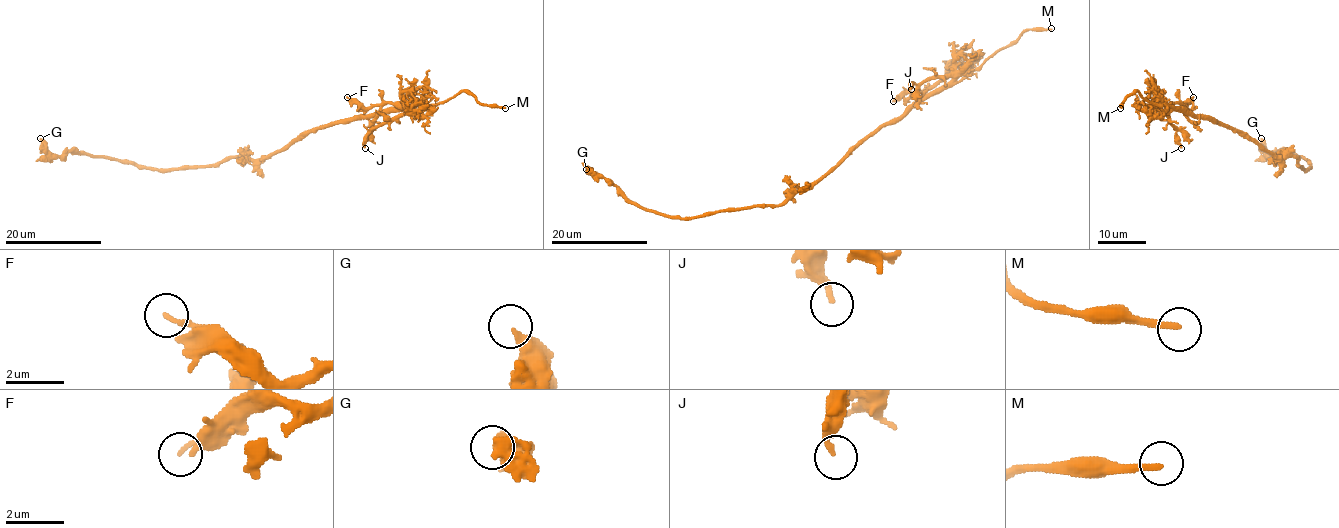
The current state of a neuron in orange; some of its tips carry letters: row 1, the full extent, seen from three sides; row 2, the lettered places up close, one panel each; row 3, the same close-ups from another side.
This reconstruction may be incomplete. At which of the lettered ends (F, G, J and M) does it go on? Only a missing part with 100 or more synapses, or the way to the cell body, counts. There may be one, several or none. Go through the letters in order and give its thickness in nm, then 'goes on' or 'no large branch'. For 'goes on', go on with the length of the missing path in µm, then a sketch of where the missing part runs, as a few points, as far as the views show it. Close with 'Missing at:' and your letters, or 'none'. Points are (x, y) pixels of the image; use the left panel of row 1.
F: 160 nm thick; no large branch
G: 300 nm thick; no large branch
J: 200 nm thick; no large branch
M: 240 nm thick; goes on; about 40 µm are missing
Missing at: M

